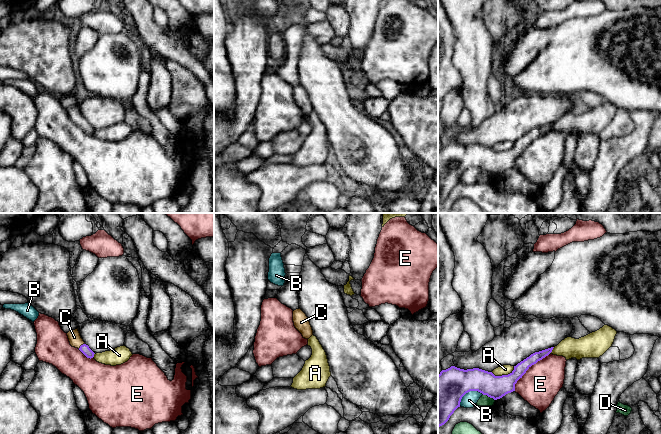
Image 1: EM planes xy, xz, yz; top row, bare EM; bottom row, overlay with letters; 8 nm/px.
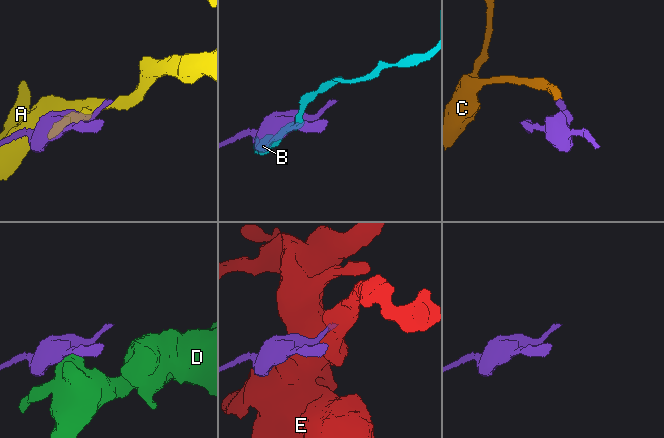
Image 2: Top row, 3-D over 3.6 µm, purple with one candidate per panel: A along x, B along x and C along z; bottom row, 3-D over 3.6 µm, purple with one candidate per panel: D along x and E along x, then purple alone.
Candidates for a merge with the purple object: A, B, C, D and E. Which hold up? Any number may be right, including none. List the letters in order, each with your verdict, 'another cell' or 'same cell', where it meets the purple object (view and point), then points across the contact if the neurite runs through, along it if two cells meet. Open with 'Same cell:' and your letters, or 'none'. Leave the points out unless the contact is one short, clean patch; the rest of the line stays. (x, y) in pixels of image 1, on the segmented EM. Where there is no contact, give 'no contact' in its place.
Same cell: C
A: another cell | yz (503, 375)
B: another cell | yz (468, 391)
C: same cell | xy (81, 345) | across xy (84, 348), (81, 345), (74, 337)
D: another cell | yz (489, 396) | along yz (483, 394), (494, 400)
E: another cell | yz (527, 369)

